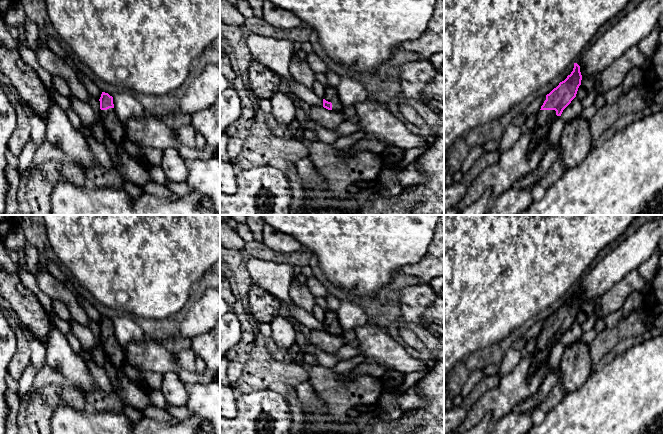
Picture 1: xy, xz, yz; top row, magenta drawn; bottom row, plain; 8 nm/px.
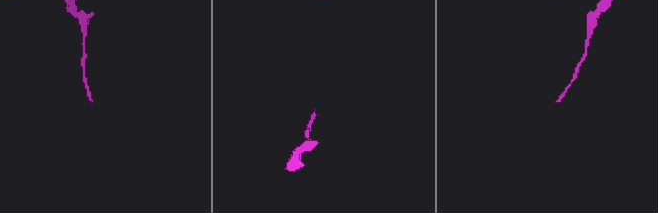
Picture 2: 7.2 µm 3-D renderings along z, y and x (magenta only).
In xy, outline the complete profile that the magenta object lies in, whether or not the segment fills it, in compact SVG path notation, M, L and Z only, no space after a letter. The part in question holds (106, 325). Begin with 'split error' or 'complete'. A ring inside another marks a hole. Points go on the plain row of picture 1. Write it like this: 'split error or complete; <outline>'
split error; M102 316L100 325L100 342L106 359L117 369L123 371L125 349L119 344L113 328L113 321Z

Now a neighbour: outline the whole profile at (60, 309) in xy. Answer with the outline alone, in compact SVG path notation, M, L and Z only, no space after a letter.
M53 300L52 307L55 315L62 320L70 321L71 315L67 305L61 300Z

